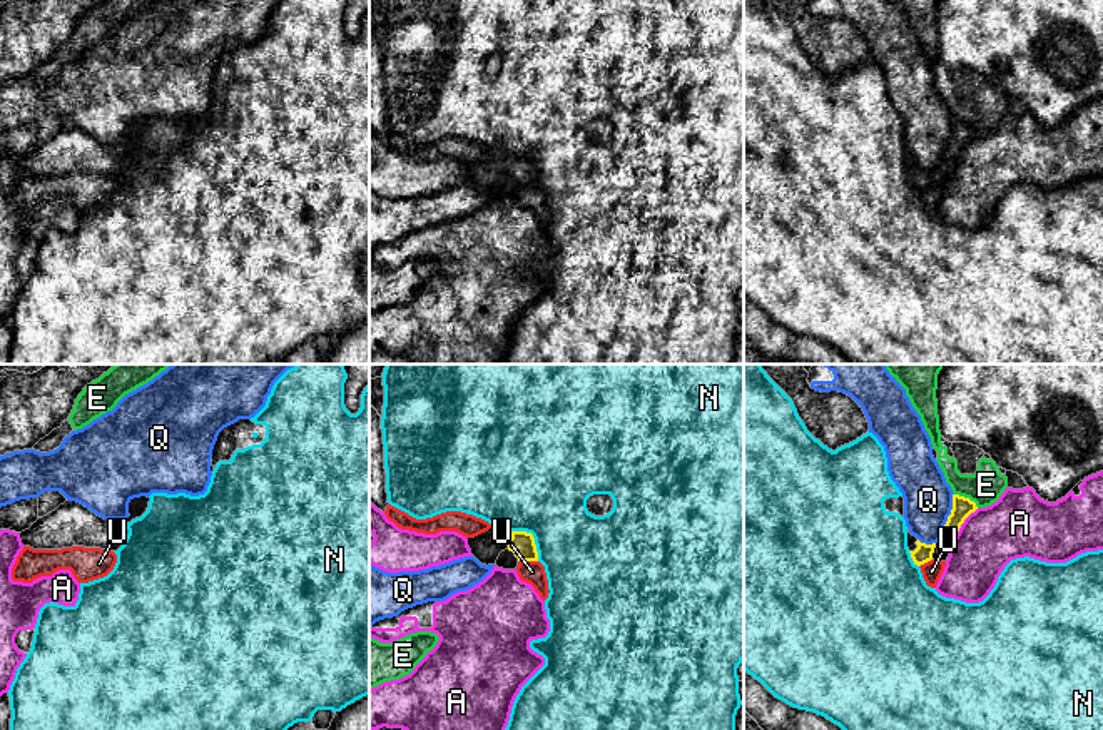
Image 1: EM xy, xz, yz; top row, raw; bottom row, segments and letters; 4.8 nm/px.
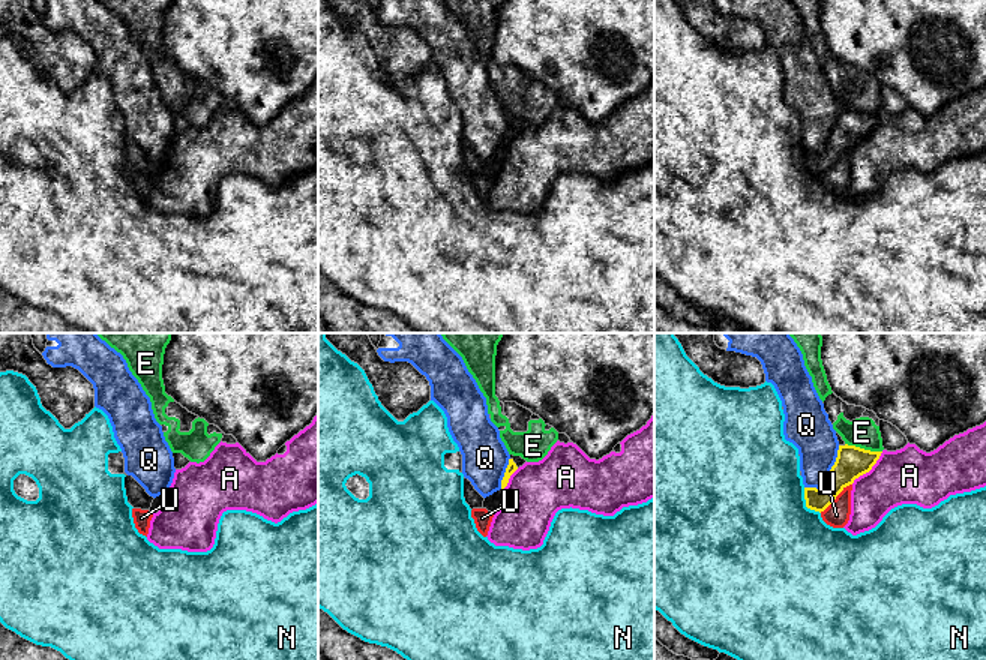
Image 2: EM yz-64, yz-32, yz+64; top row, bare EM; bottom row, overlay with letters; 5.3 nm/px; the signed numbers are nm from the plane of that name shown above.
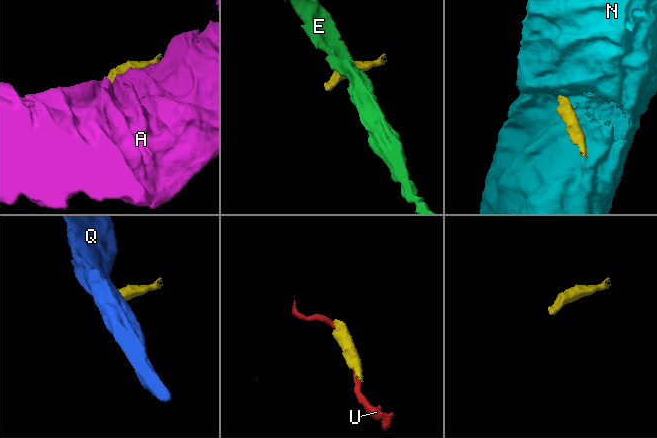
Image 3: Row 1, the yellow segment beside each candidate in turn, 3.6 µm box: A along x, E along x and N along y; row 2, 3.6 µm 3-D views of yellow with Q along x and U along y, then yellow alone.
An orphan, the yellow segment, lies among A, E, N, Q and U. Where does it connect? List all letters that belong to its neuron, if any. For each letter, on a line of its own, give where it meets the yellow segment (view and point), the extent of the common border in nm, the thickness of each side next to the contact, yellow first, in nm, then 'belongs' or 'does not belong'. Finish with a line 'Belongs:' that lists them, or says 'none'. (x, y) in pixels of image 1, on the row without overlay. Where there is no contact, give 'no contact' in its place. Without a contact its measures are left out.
A: yz (961, 149) | 220 nm | 100/300 nm | does not belong
E: yz (966, 124) | 140 nm | 100/170 nm | does not belong
N: xz (533, 164) | 200 nm | 120/460 nm | does not belong
Q: yz (948, 142) | 240 nm | 100/240 nm | does not belong
U: xz (528, 186) | 100 nm | 120/110 nm | does not belong
Belongs: none

